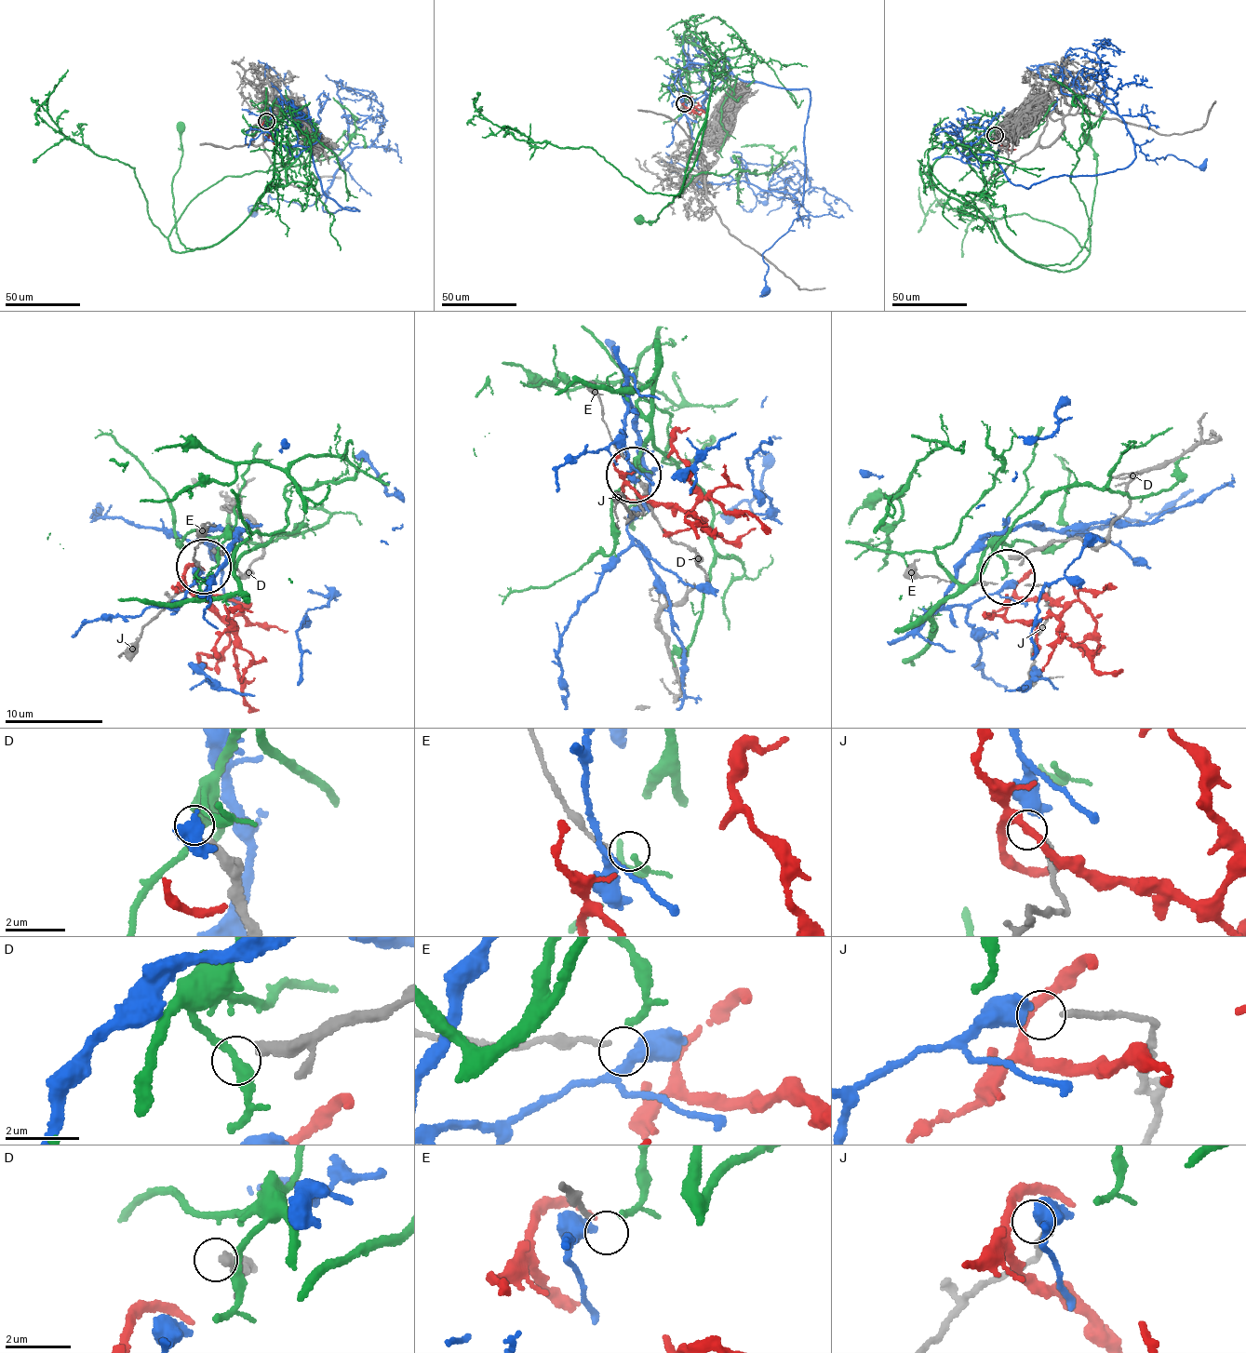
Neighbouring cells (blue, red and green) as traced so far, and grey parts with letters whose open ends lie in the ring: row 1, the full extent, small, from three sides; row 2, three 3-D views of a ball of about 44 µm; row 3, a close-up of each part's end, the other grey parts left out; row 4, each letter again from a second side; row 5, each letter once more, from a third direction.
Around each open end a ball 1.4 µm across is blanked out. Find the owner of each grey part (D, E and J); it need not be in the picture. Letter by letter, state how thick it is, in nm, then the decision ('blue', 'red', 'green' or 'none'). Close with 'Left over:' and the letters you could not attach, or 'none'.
D: 320 nm | none
E: 120 nm | none
J: 170 nm | blue
Left over: D, E

